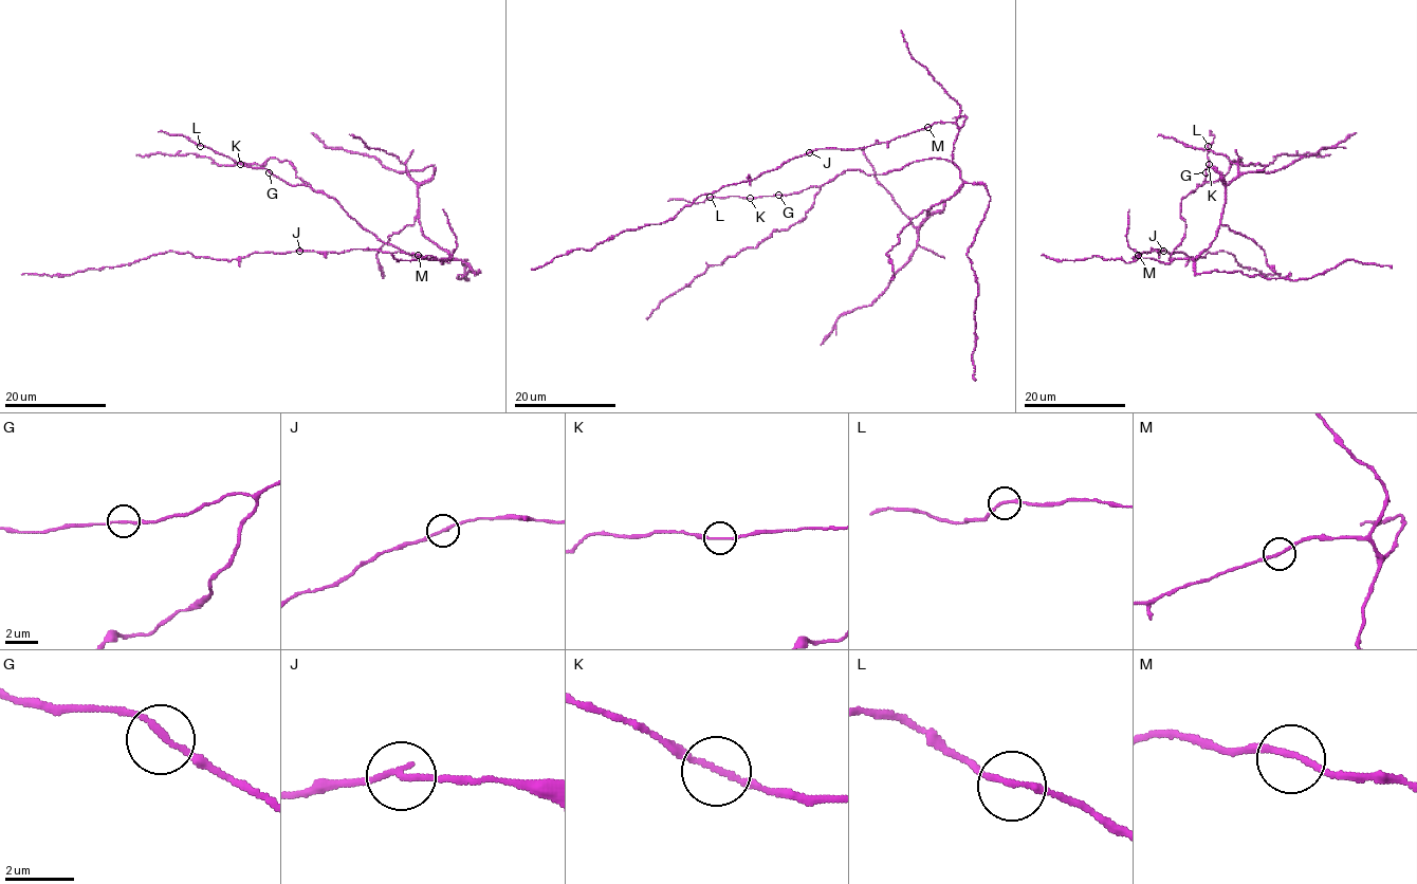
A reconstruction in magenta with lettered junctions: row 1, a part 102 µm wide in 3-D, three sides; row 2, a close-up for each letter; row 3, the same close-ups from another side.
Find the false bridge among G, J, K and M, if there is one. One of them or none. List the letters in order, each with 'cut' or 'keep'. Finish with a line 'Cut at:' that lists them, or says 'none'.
G: keep
J: keep
K: keep
M: keep
Cut at: none

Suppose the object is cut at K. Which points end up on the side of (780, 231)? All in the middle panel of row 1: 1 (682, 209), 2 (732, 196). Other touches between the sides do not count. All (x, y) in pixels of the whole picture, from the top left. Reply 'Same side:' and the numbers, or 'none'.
Same side: 1

